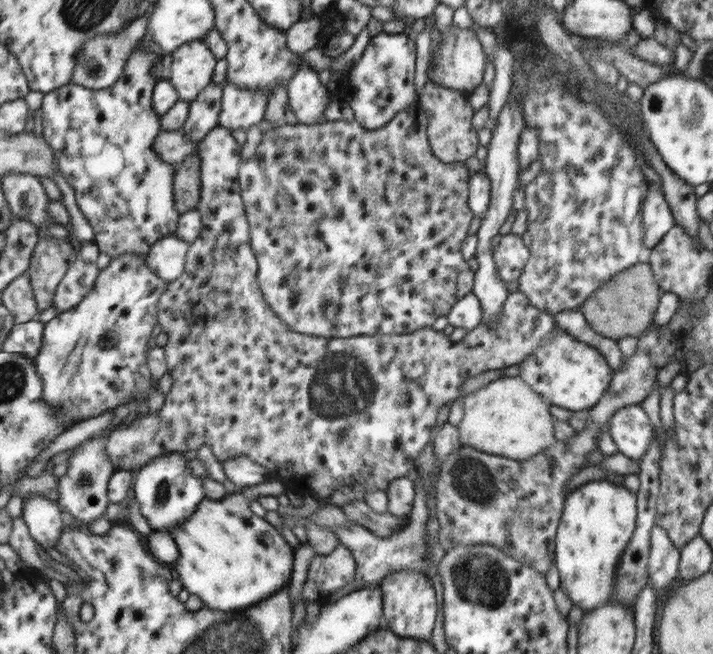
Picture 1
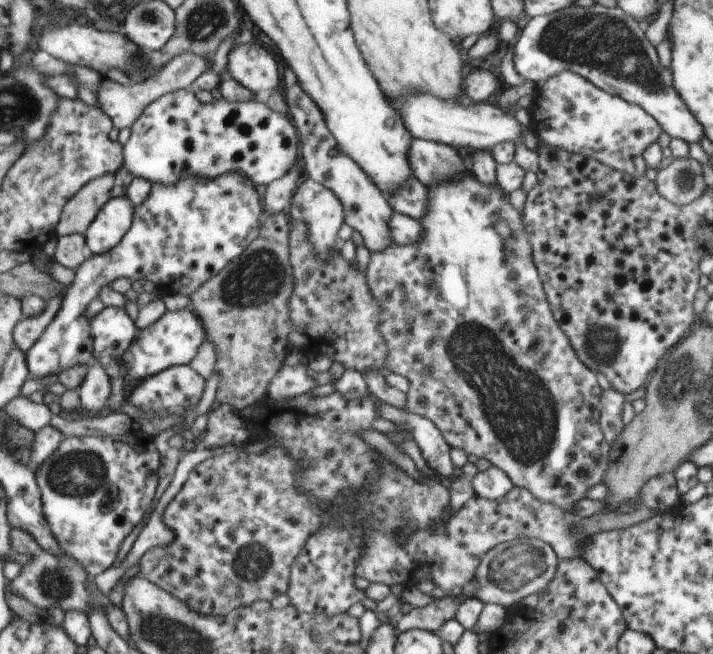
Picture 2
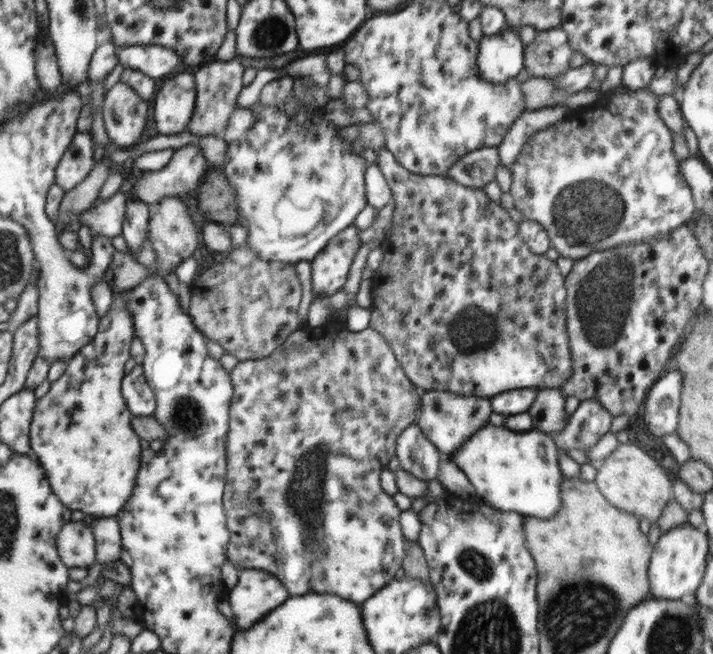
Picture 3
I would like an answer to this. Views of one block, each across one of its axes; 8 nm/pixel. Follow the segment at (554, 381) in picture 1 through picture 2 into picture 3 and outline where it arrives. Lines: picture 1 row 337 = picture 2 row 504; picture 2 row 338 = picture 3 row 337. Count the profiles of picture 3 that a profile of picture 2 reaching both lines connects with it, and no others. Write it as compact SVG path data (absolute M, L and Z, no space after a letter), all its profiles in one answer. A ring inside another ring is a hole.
M386 148L377 151L376 166L390 185L396 209L393 212L390 238L384 244L384 248L388 248L388 252L383 256L383 268L380 271L383 281L380 282L369 326L380 331L391 343L395 357L399 359L411 383L421 391L436 389L468 397L489 398L489 400L497 394L514 389L558 389L560 386L564 386L572 377L573 360L570 336L568 336L568 302L566 302L566 298L568 298L566 276L568 274L564 274L564 270L560 270L560 262L557 262L556 258L548 258L548 254L536 254L532 251L520 231L521 222L516 222L516 218L512 218L512 210L504 208L502 201L496 202L496 198L492 198L492 194L488 194L488 190L484 190L482 187L464 187L446 175L413 174L403 168L395 155Z

